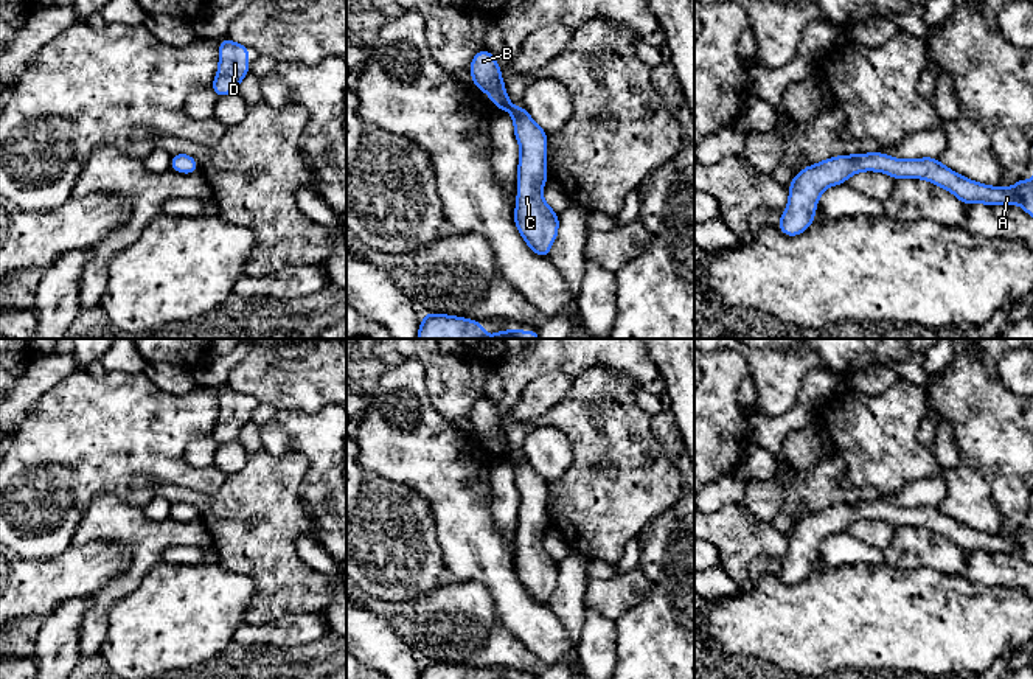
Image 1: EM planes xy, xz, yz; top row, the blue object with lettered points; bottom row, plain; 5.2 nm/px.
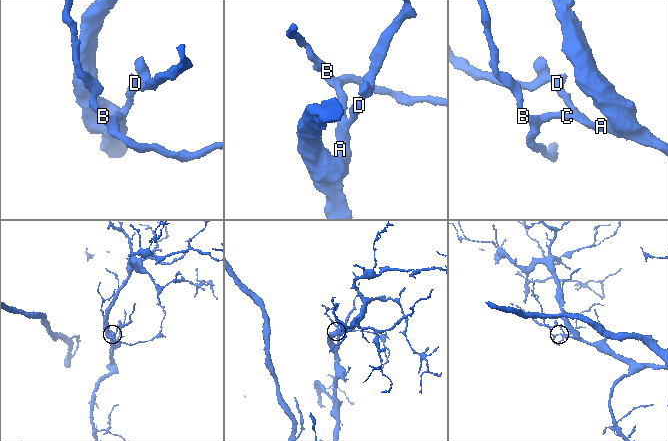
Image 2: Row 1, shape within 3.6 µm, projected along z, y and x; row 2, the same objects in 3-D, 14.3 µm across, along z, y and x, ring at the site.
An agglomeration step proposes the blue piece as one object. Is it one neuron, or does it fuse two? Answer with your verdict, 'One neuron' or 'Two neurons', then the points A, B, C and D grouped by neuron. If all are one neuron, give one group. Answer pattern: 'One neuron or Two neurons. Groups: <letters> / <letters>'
One neuron. Groups: A B C D

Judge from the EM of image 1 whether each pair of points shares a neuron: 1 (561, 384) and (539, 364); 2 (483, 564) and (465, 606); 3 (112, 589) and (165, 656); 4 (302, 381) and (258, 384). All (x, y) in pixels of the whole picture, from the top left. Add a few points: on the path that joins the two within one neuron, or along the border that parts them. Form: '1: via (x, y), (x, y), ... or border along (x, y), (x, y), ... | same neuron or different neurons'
1: border along (572, 376), (550, 372), (535, 376), (527, 384) | different neurons
2: border along (451, 577), (480, 581), (490, 592), (496, 611) | different neurons
3: border along (146, 572), (111, 608), (107, 633) | different neurons
4: via (291, 383), (269, 383) | same neuron

